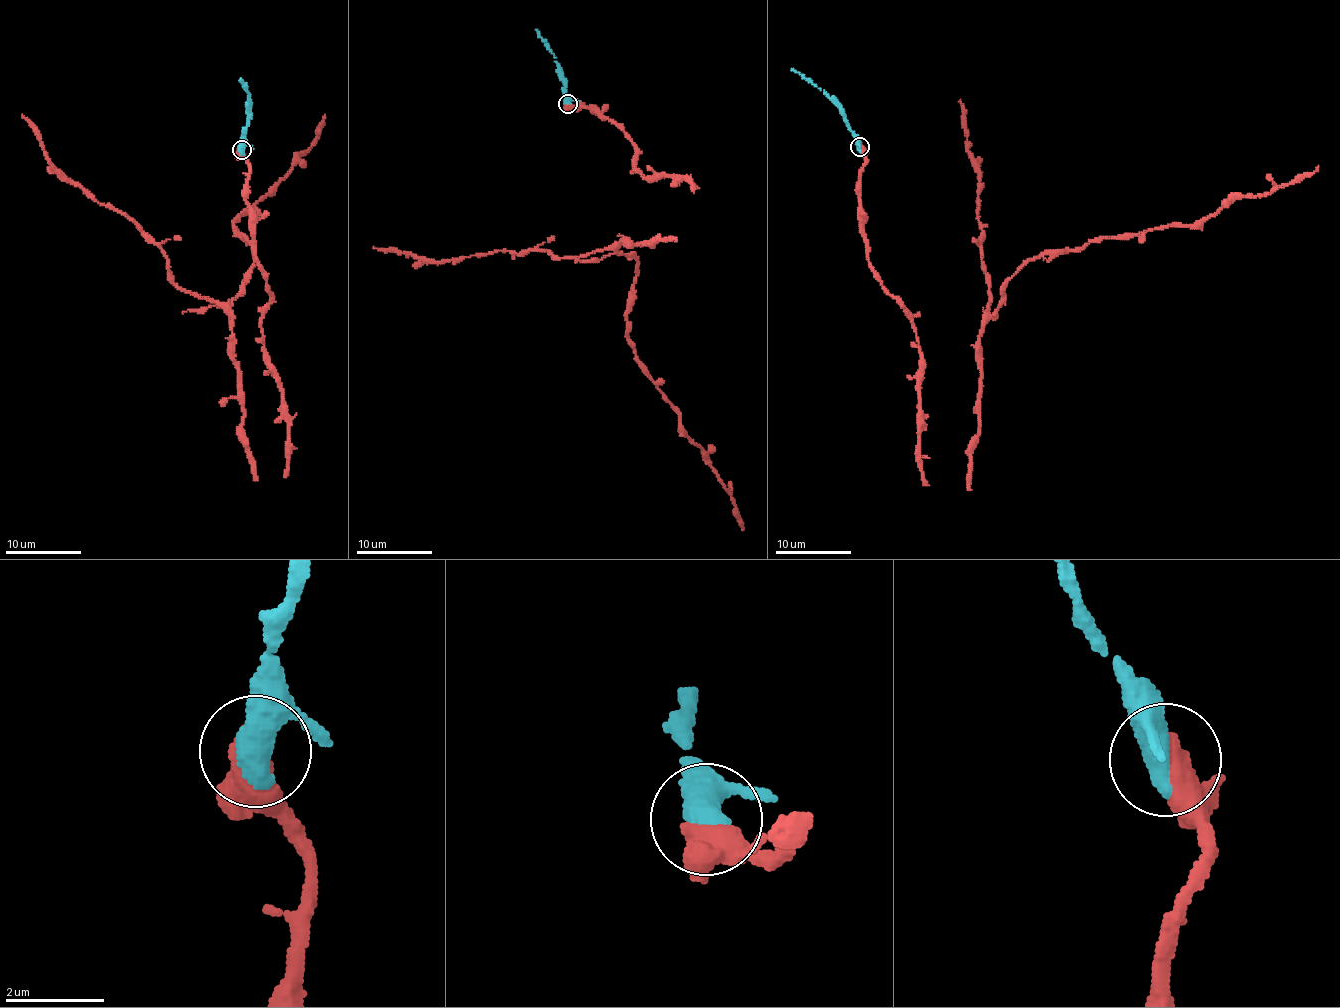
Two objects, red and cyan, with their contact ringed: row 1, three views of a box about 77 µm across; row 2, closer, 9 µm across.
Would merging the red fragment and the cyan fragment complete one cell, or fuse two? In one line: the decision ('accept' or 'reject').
accept

